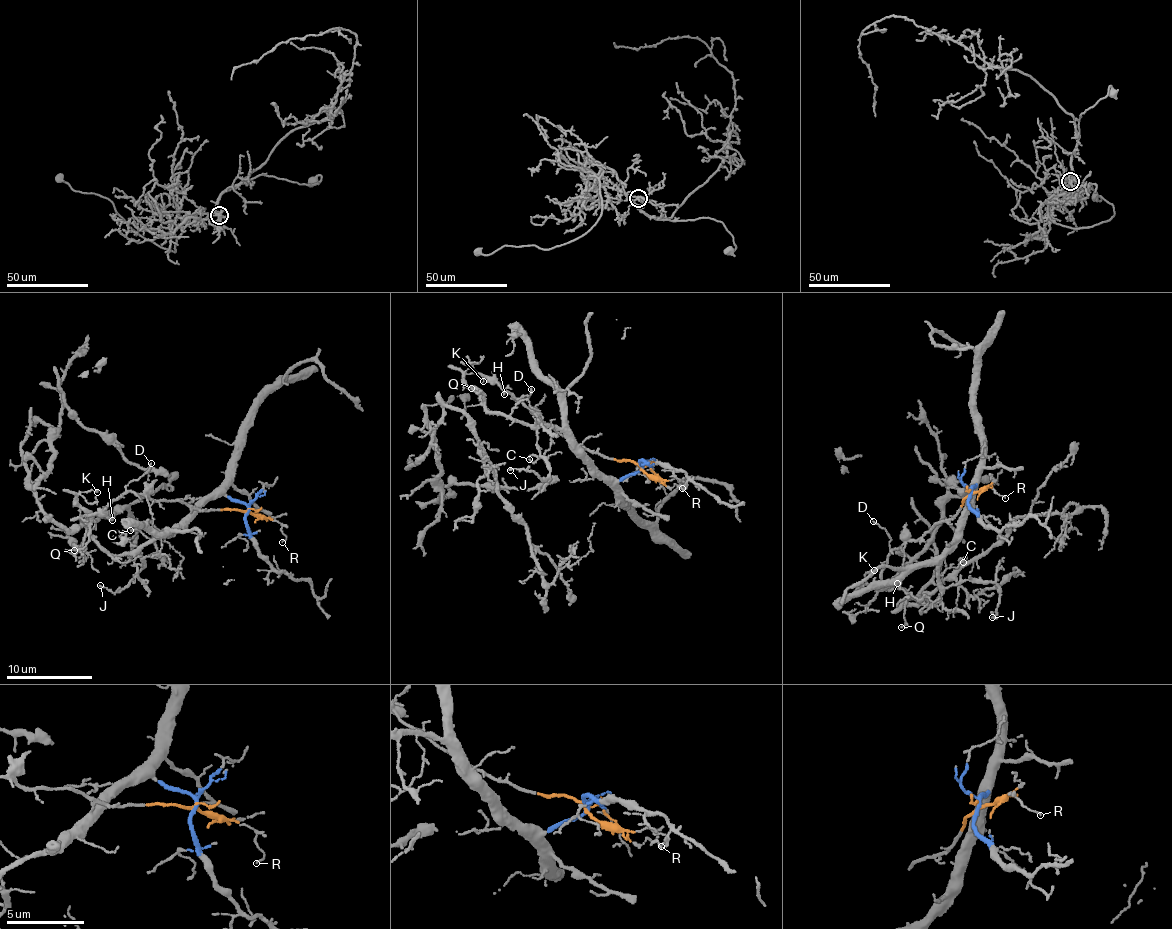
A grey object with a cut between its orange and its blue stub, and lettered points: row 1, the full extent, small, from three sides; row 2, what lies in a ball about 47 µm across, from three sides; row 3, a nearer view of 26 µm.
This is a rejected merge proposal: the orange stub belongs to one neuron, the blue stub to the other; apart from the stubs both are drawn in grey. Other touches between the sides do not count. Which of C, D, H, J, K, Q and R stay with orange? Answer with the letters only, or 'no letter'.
D, H, R

